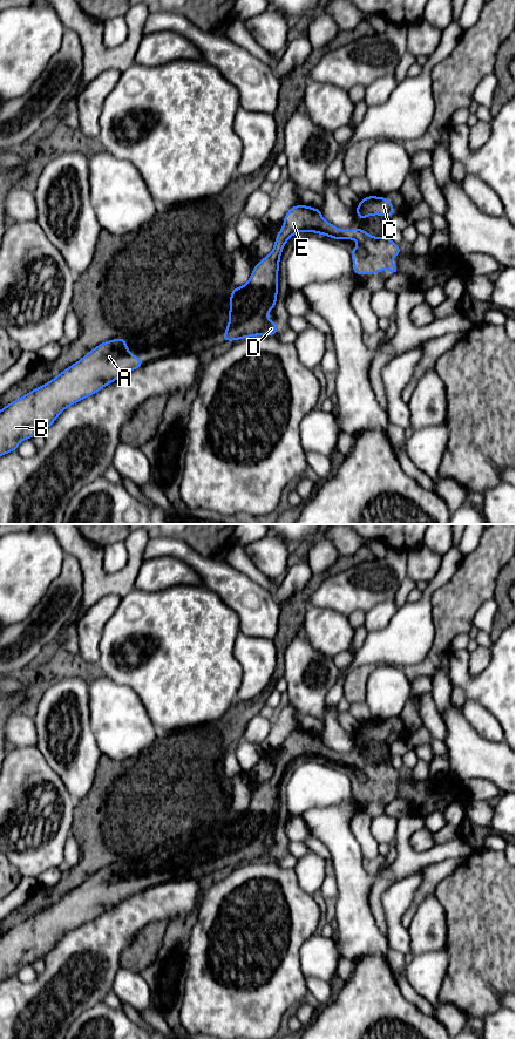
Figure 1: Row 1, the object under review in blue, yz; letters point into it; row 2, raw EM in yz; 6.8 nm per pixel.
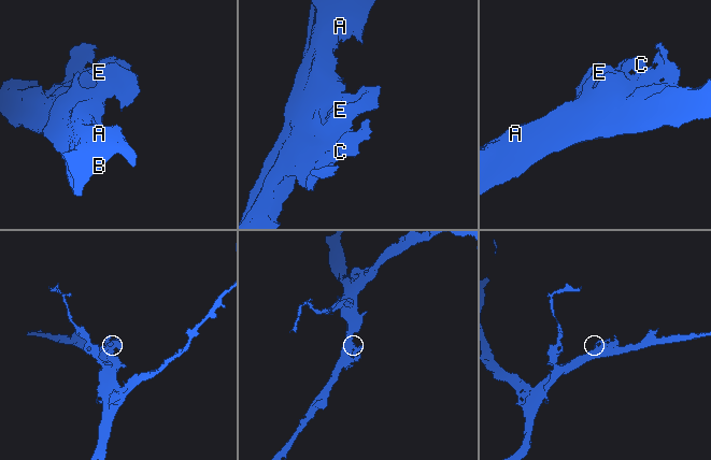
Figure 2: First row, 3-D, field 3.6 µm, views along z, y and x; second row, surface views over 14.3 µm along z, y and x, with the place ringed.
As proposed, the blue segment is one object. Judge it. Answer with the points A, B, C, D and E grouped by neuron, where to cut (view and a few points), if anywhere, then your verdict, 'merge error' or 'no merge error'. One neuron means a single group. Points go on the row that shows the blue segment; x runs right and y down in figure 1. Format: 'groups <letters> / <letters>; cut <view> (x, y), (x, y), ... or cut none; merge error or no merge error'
groups A B C D E; cut none; no merge error

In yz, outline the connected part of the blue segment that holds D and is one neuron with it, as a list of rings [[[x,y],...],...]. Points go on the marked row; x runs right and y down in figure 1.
[[[293,205],[284,217],[284,226],[278,232],[272,252],[252,269],[249,281],[233,287],[230,294],[230,325],[220,341],[235,341],[256,335],[276,335],[279,327],[274,321],[267,320],[267,312],[274,310],[278,294],[278,270],[283,249],[287,239],[300,231],[317,232],[345,240],[353,238],[360,244],[359,249],[351,249],[354,260],[352,273],[380,273],[386,267],[396,272],[393,259],[398,258],[402,247],[391,238],[369,236],[360,226],[355,230],[342,231],[322,219],[321,210]]]

